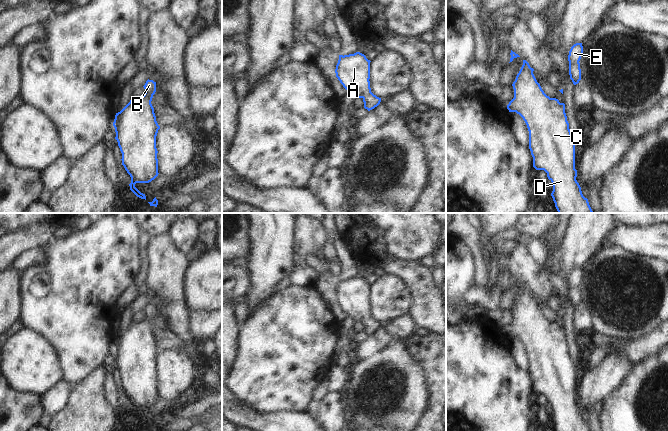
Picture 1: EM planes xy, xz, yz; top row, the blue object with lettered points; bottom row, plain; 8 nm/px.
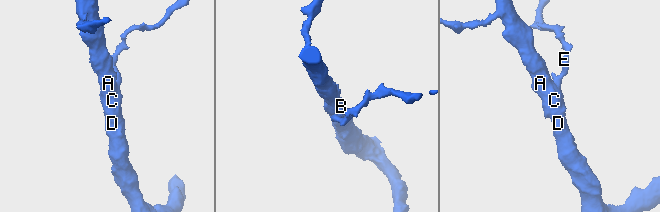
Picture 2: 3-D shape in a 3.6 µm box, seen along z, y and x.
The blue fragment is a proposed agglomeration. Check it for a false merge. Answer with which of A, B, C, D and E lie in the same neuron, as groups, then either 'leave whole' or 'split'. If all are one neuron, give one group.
groups A B C D E; leave whole

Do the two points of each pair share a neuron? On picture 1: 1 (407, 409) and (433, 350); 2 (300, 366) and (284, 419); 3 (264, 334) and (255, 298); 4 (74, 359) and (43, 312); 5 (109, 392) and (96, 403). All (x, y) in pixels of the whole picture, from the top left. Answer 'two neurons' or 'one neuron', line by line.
1: two neurons
2: two neurons
3: two neurons
4: one neuron
5: two neurons

